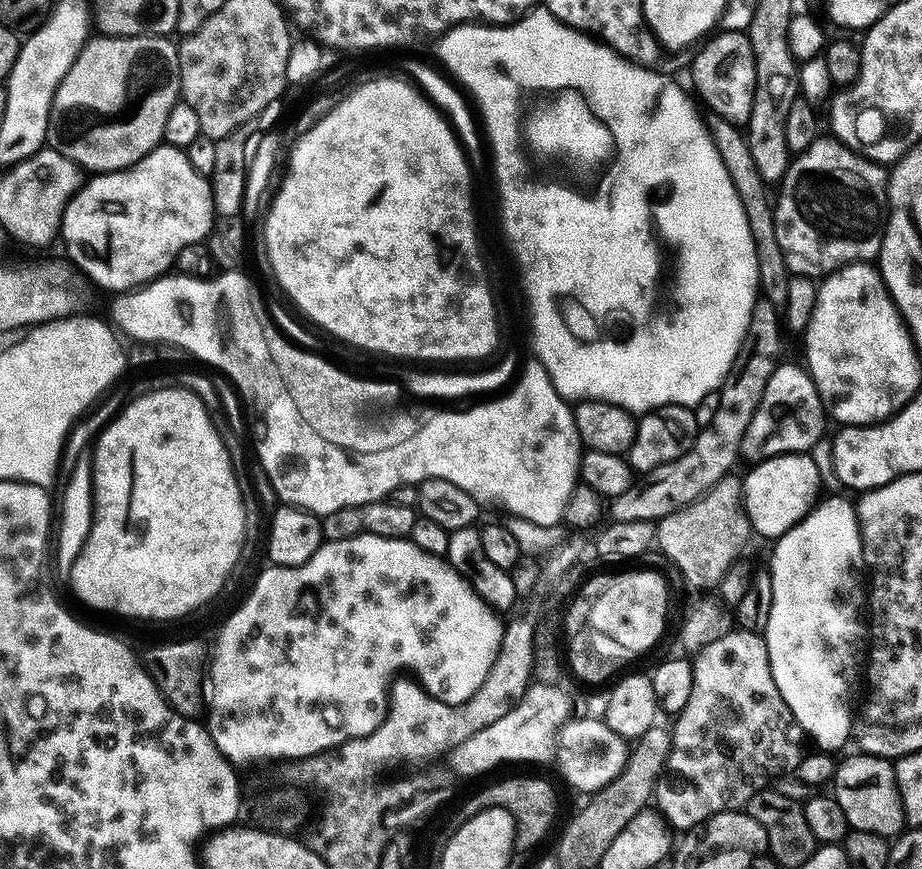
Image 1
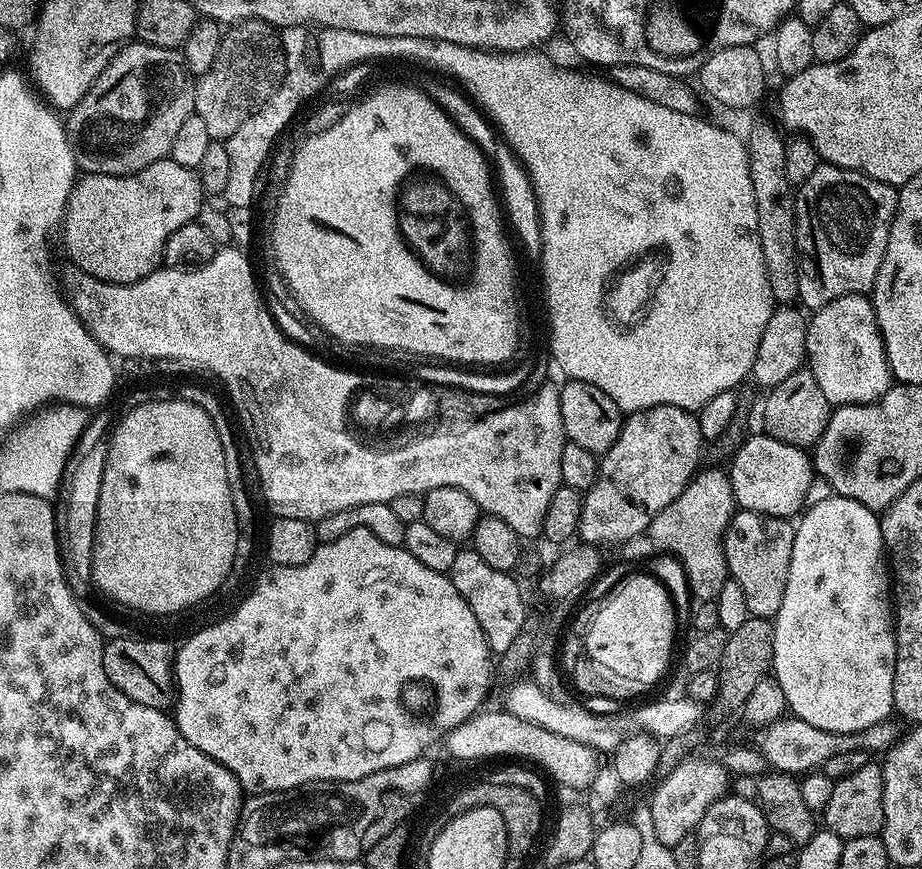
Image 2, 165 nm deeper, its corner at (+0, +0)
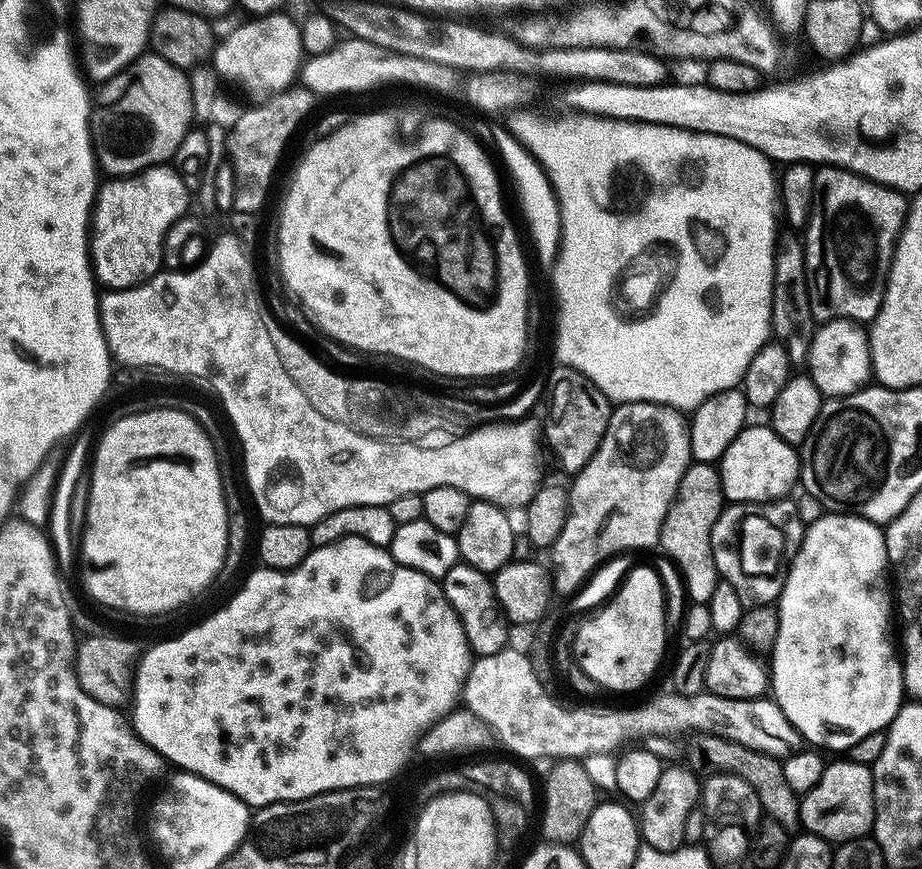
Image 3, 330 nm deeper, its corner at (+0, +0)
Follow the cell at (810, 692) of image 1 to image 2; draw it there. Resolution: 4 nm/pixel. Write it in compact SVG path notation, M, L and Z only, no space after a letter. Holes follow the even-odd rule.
M834 494L826 498L826 502L808 508L799 520L795 525L796 537L782 606L772 626L770 668L782 686L784 703L795 719L810 722L810 726L827 732L864 730L874 722L889 719L894 712L896 625L880 516L862 506L862 502Z

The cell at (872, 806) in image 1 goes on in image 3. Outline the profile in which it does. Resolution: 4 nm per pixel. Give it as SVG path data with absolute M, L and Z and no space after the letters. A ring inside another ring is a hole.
M847 758L825 767L818 786L800 796L800 823L803 831L813 832L833 845L853 840L871 833L874 822L874 782L872 769L867 764L859 764Z

